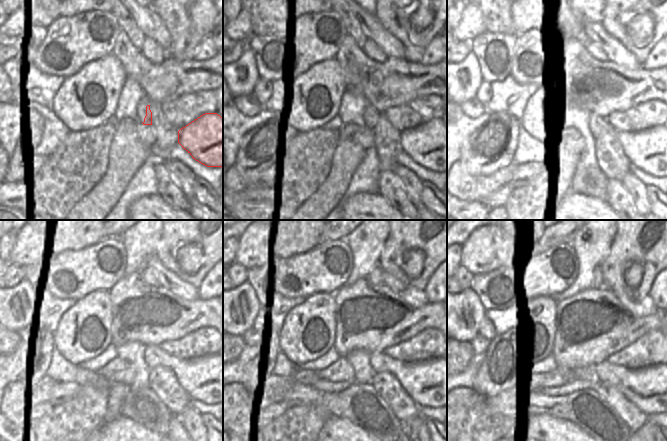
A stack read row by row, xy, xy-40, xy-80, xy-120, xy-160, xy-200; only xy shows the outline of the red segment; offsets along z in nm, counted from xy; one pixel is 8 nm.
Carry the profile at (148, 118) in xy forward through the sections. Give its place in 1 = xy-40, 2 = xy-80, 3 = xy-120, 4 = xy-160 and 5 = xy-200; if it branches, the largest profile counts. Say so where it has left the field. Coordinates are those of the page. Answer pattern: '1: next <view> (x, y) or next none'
1: next xy-40 (373, 115)
2: next xy-80 (650, 150)
3: next xy-120 (202, 378)
4: next xy-160 (426, 382)
5: next xy-200 (650, 388)

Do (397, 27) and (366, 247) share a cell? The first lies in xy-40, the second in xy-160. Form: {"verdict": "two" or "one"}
{"verdict": "two"}

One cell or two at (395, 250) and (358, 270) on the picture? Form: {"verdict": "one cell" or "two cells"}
{"verdict": "two cells"}

